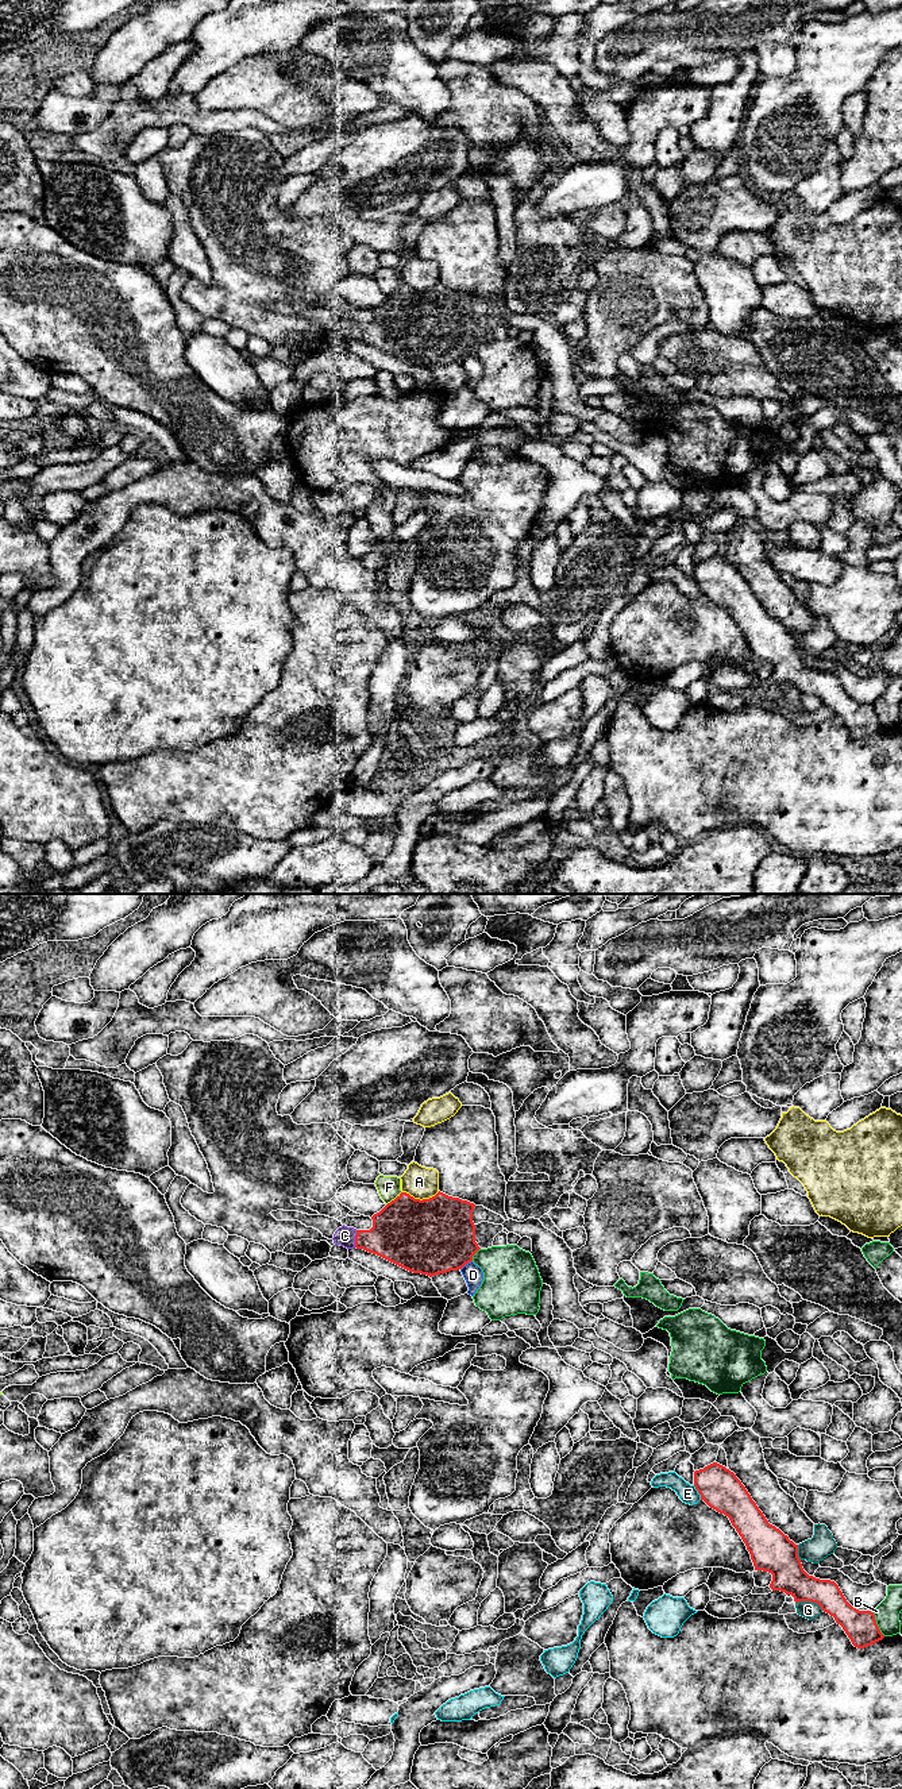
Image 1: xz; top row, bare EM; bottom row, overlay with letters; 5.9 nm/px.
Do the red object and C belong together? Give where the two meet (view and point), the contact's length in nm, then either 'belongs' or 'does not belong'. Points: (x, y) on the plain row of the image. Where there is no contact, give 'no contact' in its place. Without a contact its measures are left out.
contact xz (355, 331); length 110 nm; belongs

